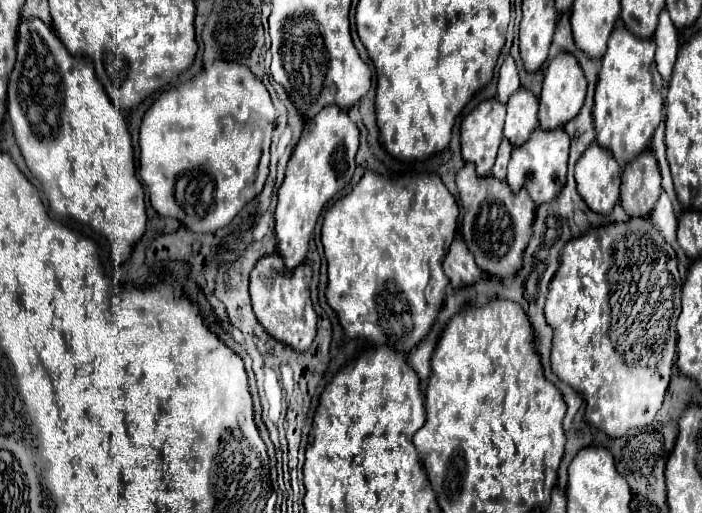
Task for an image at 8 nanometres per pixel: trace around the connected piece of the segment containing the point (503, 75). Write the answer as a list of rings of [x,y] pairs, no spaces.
[[[511,54],[505,56],[501,68],[499,68],[499,78],[497,78],[497,100],[501,100],[503,104],[507,102],[507,98],[519,90],[519,74],[515,68],[515,60]]]

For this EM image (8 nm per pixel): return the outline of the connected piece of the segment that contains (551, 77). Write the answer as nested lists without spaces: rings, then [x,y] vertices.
[[[561,52],[557,54],[557,58],[553,58],[545,70],[545,78],[543,78],[543,90],[541,90],[541,98],[539,98],[539,124],[543,130],[553,130],[557,126],[567,124],[571,118],[575,118],[583,106],[585,100],[585,92],[587,92],[587,80],[581,72],[581,66],[577,64],[575,56],[569,56],[569,52]]]

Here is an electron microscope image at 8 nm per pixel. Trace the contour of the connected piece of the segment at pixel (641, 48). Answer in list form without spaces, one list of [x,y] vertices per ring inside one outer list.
[[[617,26],[603,56],[603,68],[595,88],[593,122],[597,130],[597,144],[613,152],[621,168],[649,146],[649,140],[663,116],[663,78],[655,64],[655,40],[641,40]]]

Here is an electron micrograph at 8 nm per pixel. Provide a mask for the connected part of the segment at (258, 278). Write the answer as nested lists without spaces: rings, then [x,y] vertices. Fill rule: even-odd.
[[[279,254],[261,258],[251,272],[249,294],[257,320],[275,340],[291,346],[297,352],[311,346],[317,328],[317,314],[311,302],[311,266],[307,262],[287,272]]]

